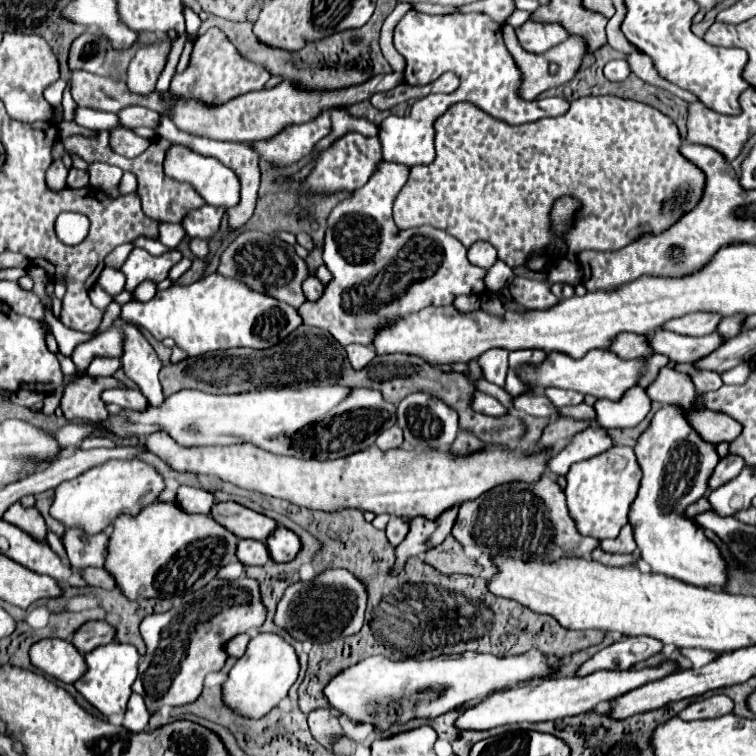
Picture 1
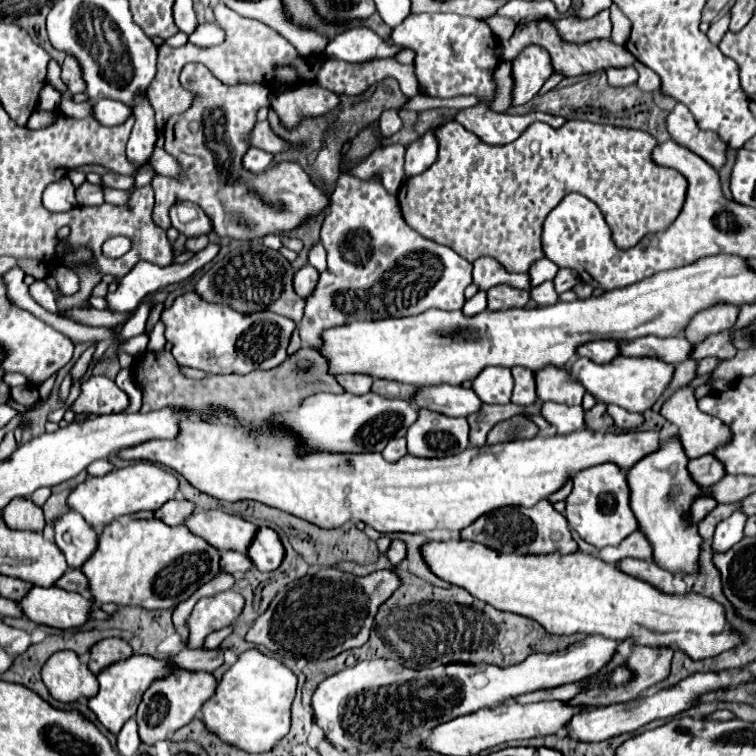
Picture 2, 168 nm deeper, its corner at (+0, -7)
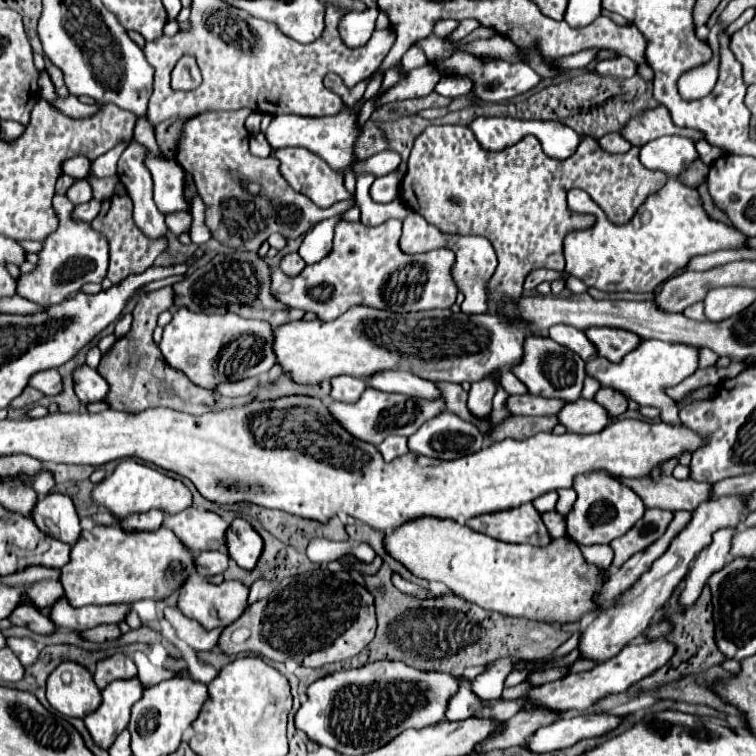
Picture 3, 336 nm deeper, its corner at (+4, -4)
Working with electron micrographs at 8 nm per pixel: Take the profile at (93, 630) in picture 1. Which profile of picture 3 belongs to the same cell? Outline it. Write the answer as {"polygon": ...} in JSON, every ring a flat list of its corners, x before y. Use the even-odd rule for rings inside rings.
{"polygon":[[114,654,110,658,104,658,98,662,96,672,94,672,94,682,100,690,104,690,108,686,108,682,114,680,130,680,136,676,136,664,126,658,124,654]]}

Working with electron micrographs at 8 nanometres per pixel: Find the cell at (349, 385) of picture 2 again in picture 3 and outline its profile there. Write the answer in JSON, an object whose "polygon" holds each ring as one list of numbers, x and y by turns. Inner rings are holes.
{"polygon":[[336,376,330,380,330,384,332,384,330,390,332,400,340,400,346,404,354,404,354,400,358,400,360,394,366,390,364,380,354,376]]}

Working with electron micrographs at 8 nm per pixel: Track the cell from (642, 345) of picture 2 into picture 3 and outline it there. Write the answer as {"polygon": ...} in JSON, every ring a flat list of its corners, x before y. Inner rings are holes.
{"polygon":[[596,326,596,328,586,328,584,334,594,344,596,354,604,356,612,362,620,362,622,356,626,356,628,352,632,352,640,344,640,338,634,332,620,330,620,328]]}

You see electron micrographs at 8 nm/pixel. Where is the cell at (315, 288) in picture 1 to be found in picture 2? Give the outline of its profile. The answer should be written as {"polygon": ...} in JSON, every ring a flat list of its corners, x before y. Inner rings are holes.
{"polygon":[[306,265,306,267,298,269,296,275,294,275,294,289,304,299,308,295,312,295,312,291,316,289,316,283,318,283,318,271,312,265]]}

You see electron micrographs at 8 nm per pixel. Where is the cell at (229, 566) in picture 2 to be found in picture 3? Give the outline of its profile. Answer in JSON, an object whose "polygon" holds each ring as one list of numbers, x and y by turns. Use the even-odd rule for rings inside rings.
{"polygon":[[200,552,196,556,196,570,202,576,222,574,228,568,228,554,226,552]]}

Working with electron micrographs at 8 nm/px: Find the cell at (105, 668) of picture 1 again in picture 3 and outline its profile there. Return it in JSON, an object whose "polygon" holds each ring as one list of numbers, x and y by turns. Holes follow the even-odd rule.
{"polygon":[[138,678,116,680,102,690,102,698,100,708,88,714,84,722,94,744,108,750,116,736,128,726,130,708,142,698,142,686]]}

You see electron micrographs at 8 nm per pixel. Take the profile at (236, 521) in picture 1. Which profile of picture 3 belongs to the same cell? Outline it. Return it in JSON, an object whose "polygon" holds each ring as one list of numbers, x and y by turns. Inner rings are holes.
{"polygon":[[186,508,180,514,166,516,164,528,170,528,180,540,184,540,188,552,204,552,204,550,222,550,226,552,226,528,224,522,214,512,200,512,196,508]]}

